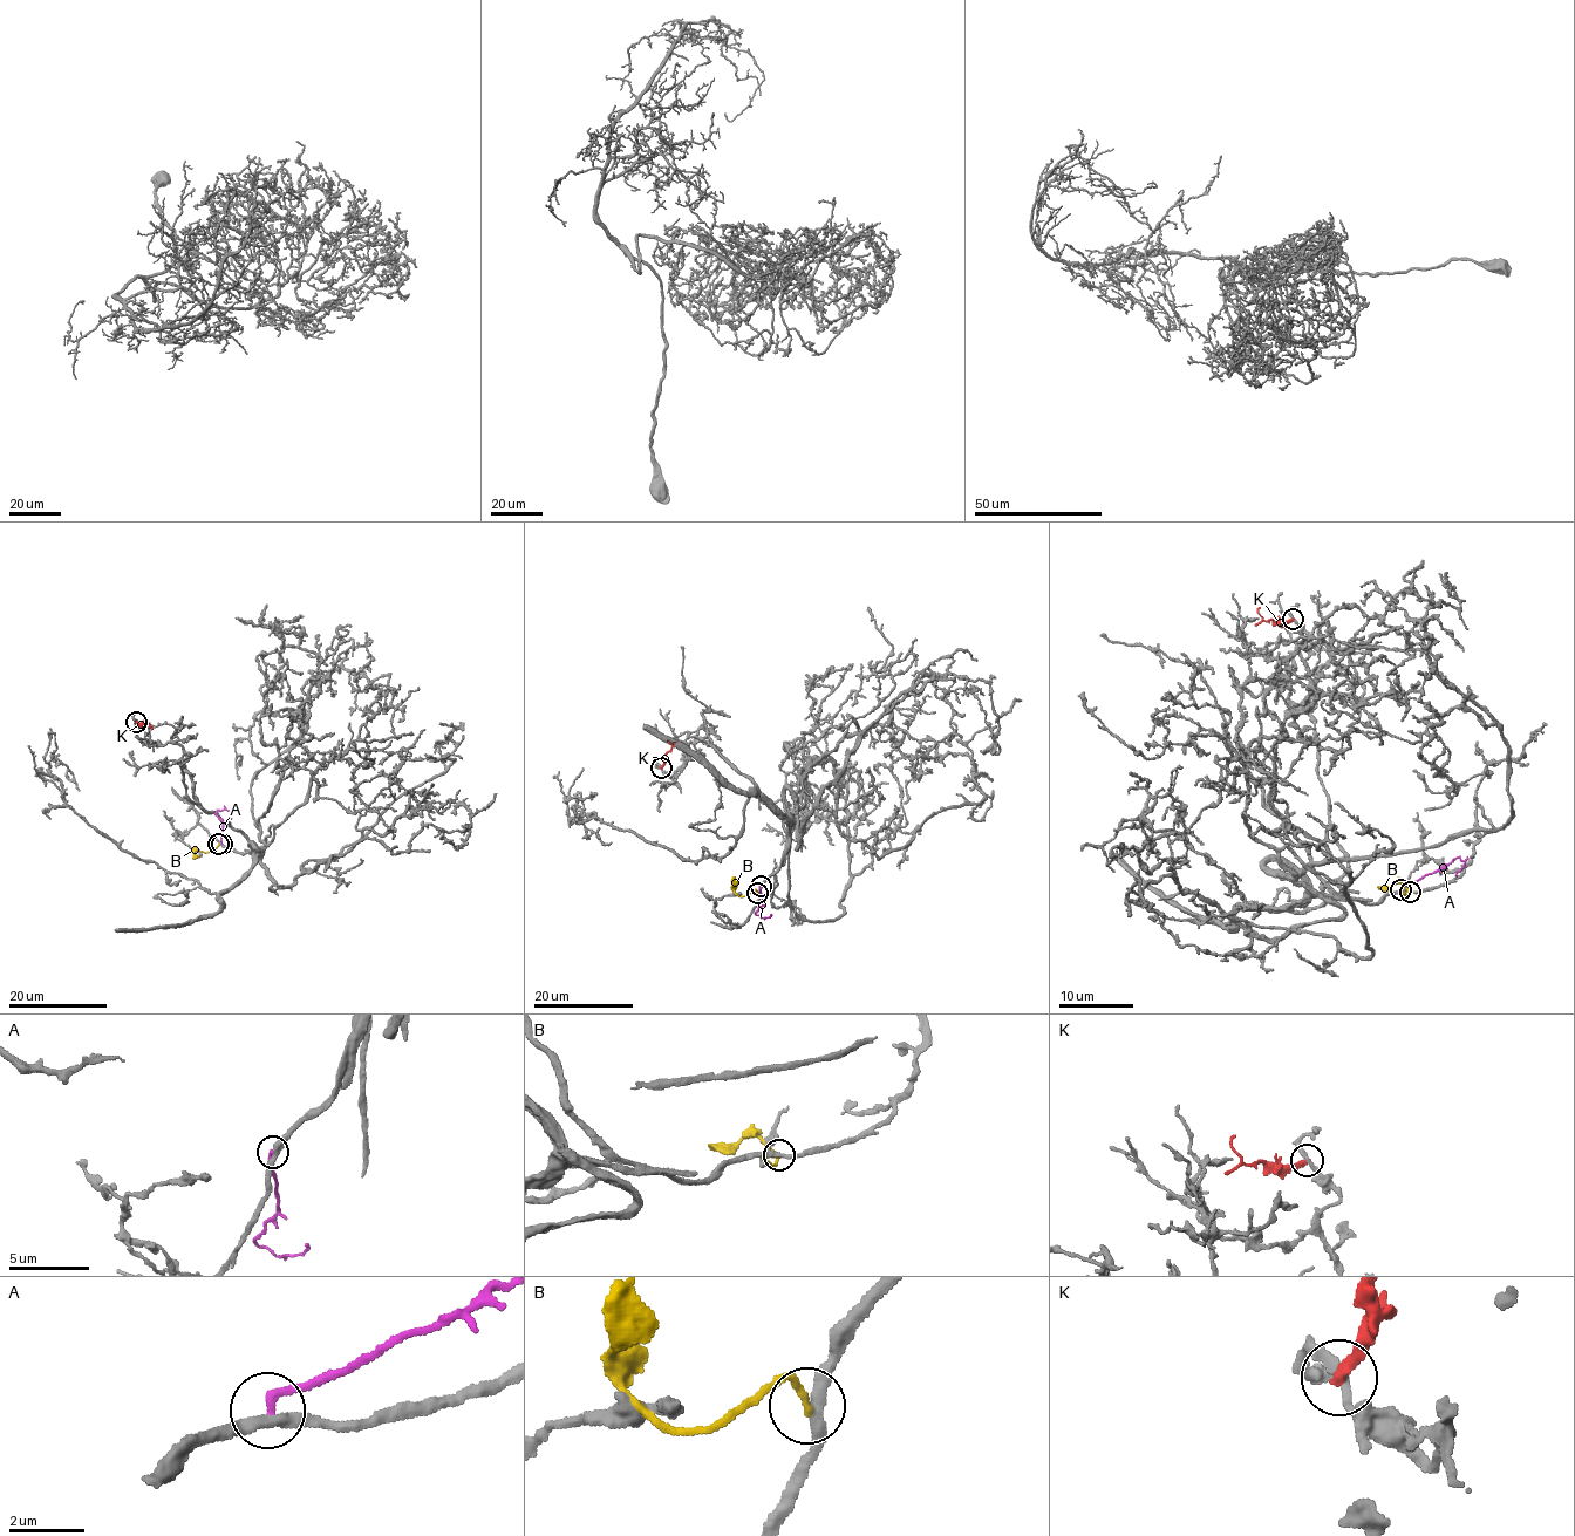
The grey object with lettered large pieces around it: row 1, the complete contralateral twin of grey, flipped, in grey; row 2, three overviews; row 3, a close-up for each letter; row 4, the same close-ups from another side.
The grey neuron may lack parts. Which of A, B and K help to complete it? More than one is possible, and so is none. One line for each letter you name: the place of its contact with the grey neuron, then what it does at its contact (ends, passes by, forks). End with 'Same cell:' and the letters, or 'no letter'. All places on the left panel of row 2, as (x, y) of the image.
Same cell: no letter

